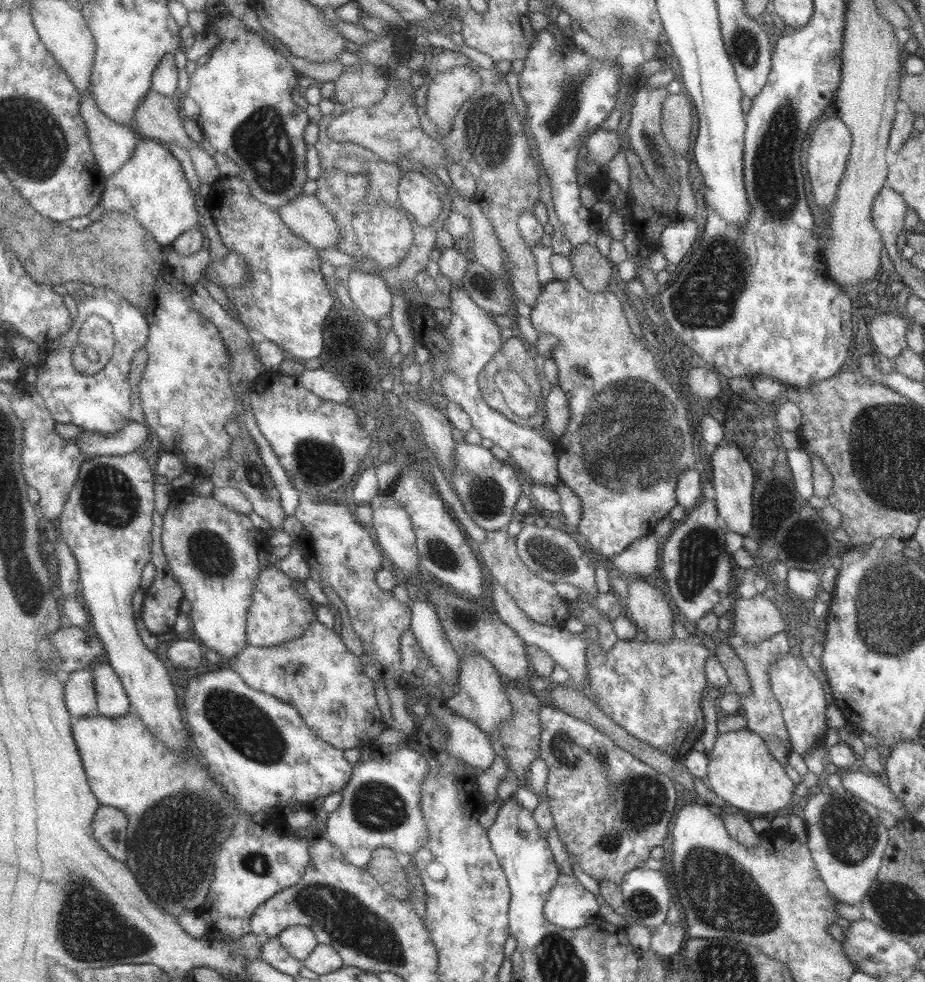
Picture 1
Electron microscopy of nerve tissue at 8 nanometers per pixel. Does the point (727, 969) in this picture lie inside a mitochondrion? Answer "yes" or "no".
yes

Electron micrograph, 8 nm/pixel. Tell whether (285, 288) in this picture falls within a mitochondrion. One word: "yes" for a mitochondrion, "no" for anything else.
no

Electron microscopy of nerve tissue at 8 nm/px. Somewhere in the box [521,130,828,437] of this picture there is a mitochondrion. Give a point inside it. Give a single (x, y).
(706, 298)

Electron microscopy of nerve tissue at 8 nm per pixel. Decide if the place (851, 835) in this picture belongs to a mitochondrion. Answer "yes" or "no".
yes

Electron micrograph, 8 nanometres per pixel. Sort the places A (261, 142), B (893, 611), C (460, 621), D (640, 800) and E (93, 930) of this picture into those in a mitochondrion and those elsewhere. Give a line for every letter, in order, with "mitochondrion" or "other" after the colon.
A: mitochondrion
B: mitochondrion
C: mitochondrion
D: mitochondrion
E: mitochondrion

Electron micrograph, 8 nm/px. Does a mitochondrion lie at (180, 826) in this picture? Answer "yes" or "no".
yes

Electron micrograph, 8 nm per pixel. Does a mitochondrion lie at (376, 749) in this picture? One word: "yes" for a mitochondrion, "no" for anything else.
no

